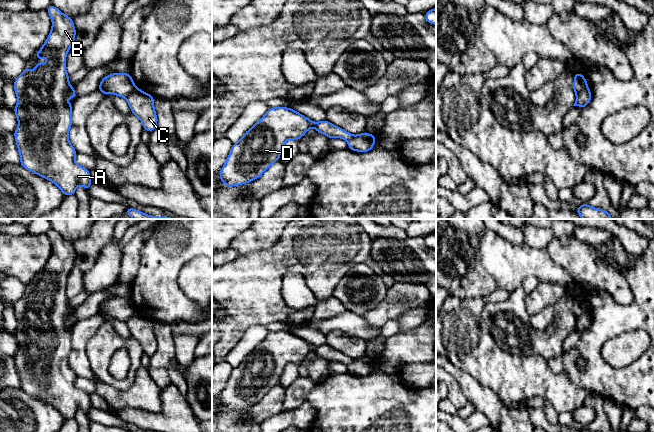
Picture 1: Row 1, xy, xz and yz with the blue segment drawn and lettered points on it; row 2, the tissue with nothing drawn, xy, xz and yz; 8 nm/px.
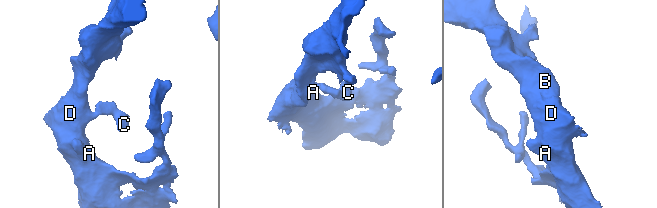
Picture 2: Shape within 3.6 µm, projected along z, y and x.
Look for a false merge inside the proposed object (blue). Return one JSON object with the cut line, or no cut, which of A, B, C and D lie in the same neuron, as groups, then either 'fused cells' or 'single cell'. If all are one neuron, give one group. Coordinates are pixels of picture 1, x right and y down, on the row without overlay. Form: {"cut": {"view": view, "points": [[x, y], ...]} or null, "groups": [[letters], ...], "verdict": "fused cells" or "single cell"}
{"cut": {"view": "yz", "points": [[587, 310], [576, 320]]}, "groups": [["A", "B", "D"], ["C"]], "verdict": "fused cells"}

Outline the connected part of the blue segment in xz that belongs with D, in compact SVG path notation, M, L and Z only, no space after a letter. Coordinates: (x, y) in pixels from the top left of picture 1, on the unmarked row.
M269 332L265 339L247 354L237 367L232 368L232 373L220 394L221 406L228 411L233 411L259 402L274 386L280 383L281 375L287 364L299 364L310 352L315 352L317 356L324 358L329 363L336 361L349 365L354 360L327 344L313 346L292 332Z

